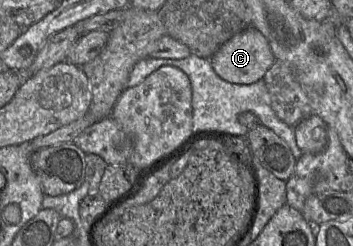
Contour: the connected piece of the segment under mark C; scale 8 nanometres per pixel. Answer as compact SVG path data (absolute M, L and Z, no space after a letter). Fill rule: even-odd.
M252 26L230 38L210 58L219 77L241 85L263 79L275 61L267 39Z

